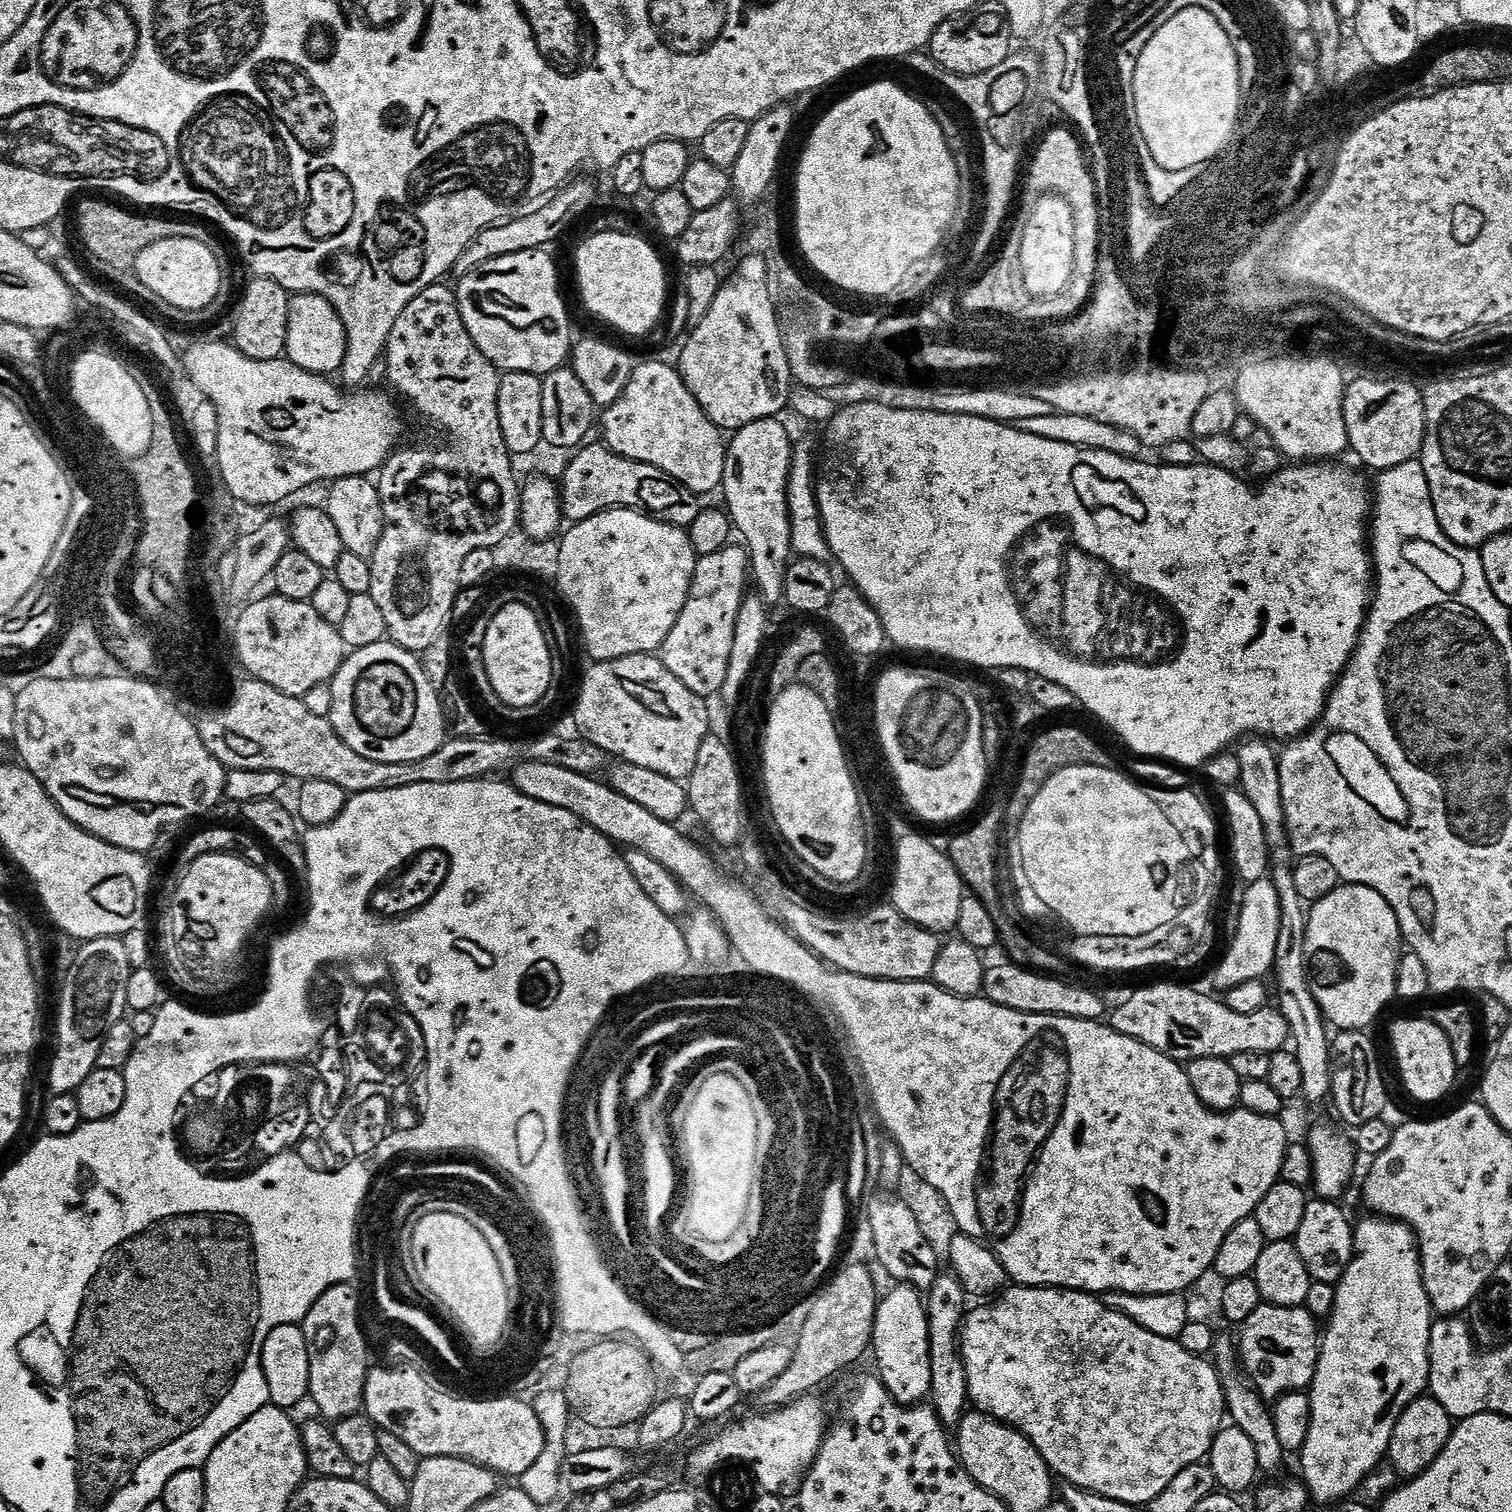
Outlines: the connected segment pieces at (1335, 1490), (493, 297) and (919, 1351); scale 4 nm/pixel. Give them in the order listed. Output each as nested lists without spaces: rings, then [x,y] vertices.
[[[1375,1214],[1365,1215],[1365,1220],[1355,1225],[1353,1234],[1352,1261],[1346,1266],[1339,1283],[1335,1285],[1336,1297],[1332,1307],[1332,1315],[1326,1322],[1320,1342],[1320,1357],[1316,1363],[1316,1373],[1312,1379],[1312,1387],[1308,1392],[1310,1398],[1310,1434],[1306,1436],[1304,1448],[1298,1453],[1302,1479],[1308,1485],[1308,1495],[1313,1501],[1333,1506],[1341,1503],[1355,1493],[1361,1482],[1385,1463],[1390,1438],[1394,1434],[1394,1426],[1398,1418],[1416,1399],[1425,1395],[1428,1386],[1428,1351],[1430,1350],[1430,1334],[1434,1323],[1434,1309],[1426,1294],[1424,1275],[1420,1269],[1420,1246],[1416,1243],[1416,1233],[1400,1220],[1389,1220]]]
[[[537,250],[494,258],[479,264],[470,274],[459,277],[460,285],[455,285],[456,305],[470,338],[474,338],[478,350],[486,354],[488,361],[504,372],[529,372],[542,378],[547,372],[563,368],[569,363],[574,347],[572,320],[560,297],[560,276],[548,252],[551,251]]]
[[[897,1283],[883,1293],[876,1306],[870,1352],[873,1357],[876,1355],[875,1371],[880,1381],[897,1402],[911,1406],[925,1403],[931,1397],[931,1338],[928,1333],[928,1310],[925,1297],[917,1289],[911,1288],[909,1284]]]

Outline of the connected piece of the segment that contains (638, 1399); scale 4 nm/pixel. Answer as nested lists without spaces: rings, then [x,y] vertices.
[[[600,1338],[589,1348],[581,1347],[570,1366],[570,1378],[566,1382],[563,1392],[568,1399],[568,1406],[573,1417],[576,1416],[584,1424],[592,1428],[624,1428],[627,1424],[639,1425],[641,1418],[656,1405],[657,1369],[651,1358],[643,1351],[639,1344],[629,1342],[624,1338]]]

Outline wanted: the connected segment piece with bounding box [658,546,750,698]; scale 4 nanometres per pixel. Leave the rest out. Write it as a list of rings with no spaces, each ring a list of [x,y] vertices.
[[[729,546],[718,550],[718,554],[710,554],[709,556],[701,556],[696,562],[696,573],[692,579],[692,589],[688,595],[686,606],[682,610],[682,614],[678,614],[678,622],[674,622],[674,630],[670,630],[670,634],[666,638],[666,642],[660,648],[658,653],[660,660],[666,666],[666,670],[670,670],[670,674],[674,674],[674,678],[678,678],[678,682],[682,682],[682,686],[686,686],[690,690],[694,690],[694,694],[705,698],[715,697],[718,690],[722,690],[722,682],[726,682],[726,670],[730,667],[730,650],[734,646],[734,626],[738,622],[738,610],[742,606],[746,593],[749,591],[750,585],[750,561],[748,558],[748,549],[744,546]]]

